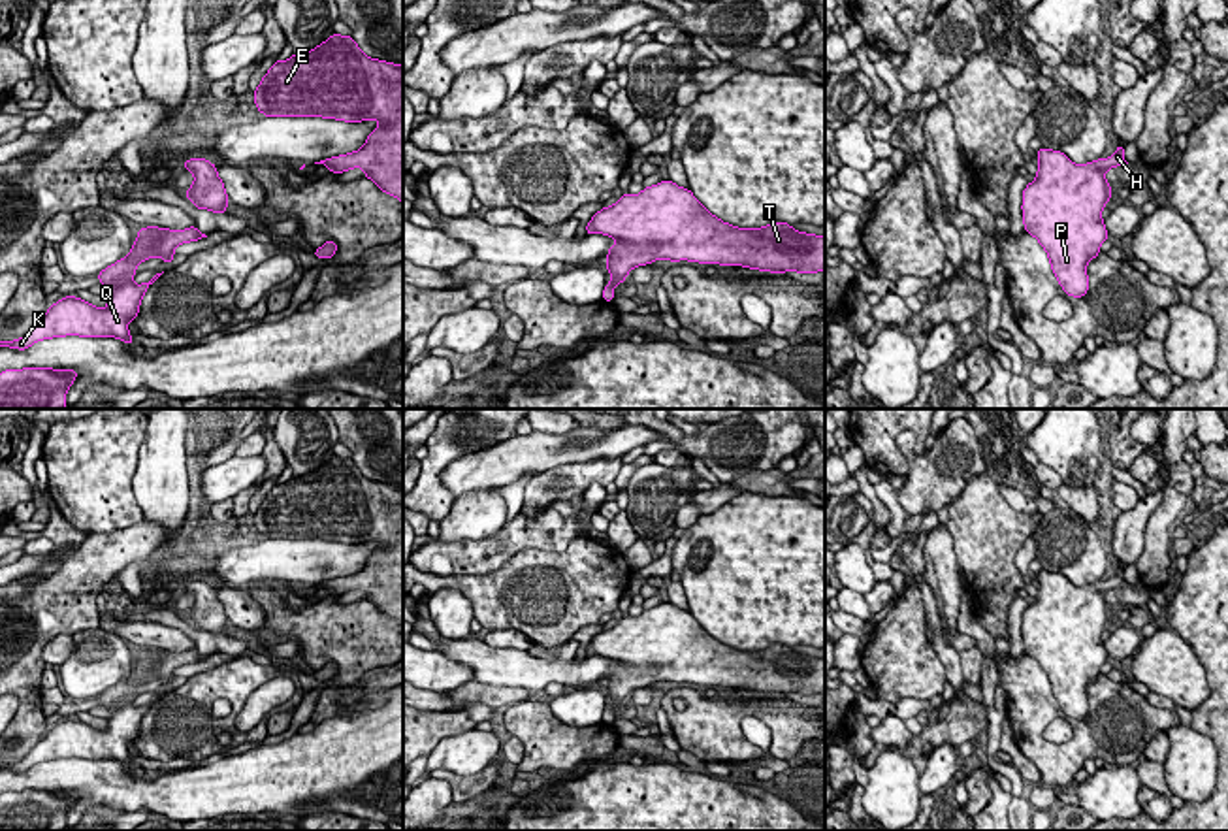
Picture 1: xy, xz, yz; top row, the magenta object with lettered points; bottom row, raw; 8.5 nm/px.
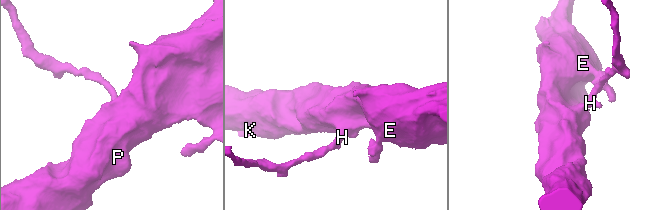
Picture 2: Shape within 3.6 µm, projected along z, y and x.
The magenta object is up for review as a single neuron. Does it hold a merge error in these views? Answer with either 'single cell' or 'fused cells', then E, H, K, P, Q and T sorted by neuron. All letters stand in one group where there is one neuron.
single cell; E H K P Q T

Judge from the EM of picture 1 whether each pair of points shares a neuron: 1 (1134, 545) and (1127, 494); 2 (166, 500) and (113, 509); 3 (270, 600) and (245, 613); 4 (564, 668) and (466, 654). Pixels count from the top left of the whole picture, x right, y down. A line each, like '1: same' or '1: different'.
1: different
2: different
3: different
4: same

